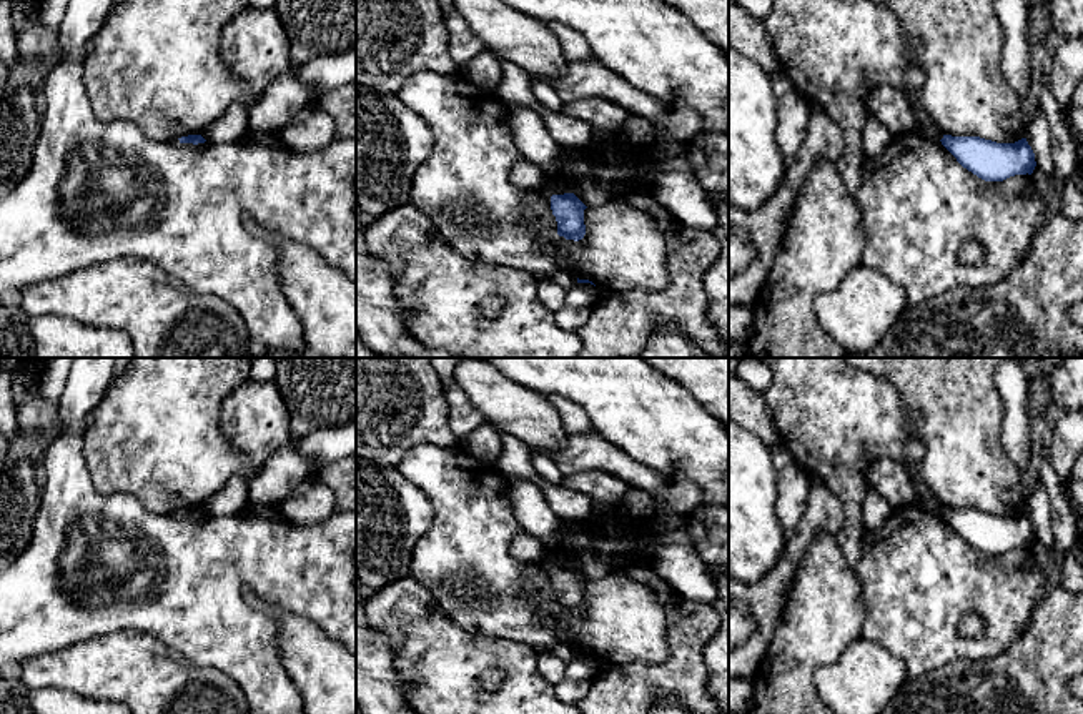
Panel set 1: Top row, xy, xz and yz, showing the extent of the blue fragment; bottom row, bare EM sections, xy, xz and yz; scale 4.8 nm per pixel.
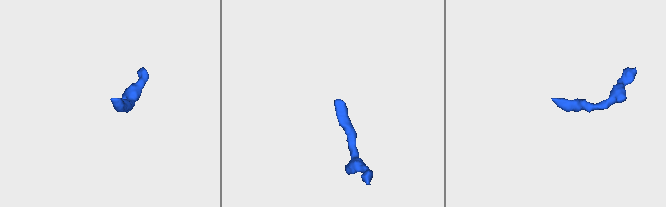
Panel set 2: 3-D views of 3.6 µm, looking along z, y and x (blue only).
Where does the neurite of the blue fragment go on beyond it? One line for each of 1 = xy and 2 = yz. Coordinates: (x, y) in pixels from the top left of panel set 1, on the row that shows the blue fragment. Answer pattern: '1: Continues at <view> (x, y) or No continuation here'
1: No continuation here
2: No continuation here

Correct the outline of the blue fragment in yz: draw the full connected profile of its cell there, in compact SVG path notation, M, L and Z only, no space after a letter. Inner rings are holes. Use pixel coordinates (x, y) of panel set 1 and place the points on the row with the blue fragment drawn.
M943 135L942 145L957 161L985 181L1003 181L1015 175L1031 175L1036 161L1026 138L996 143L980 136Z

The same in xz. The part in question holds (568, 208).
M552 195L551 210L557 221L557 235L579 241L586 235L584 210L587 206L574 195Z

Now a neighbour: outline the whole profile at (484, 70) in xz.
M484 50L471 58L457 75L477 87L496 90L502 78L501 58L489 50Z

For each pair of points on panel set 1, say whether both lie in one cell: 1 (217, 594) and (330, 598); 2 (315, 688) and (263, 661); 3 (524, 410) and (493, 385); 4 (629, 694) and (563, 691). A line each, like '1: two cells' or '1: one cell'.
1: one cell
2: two cells
3: one cell
4: two cells

